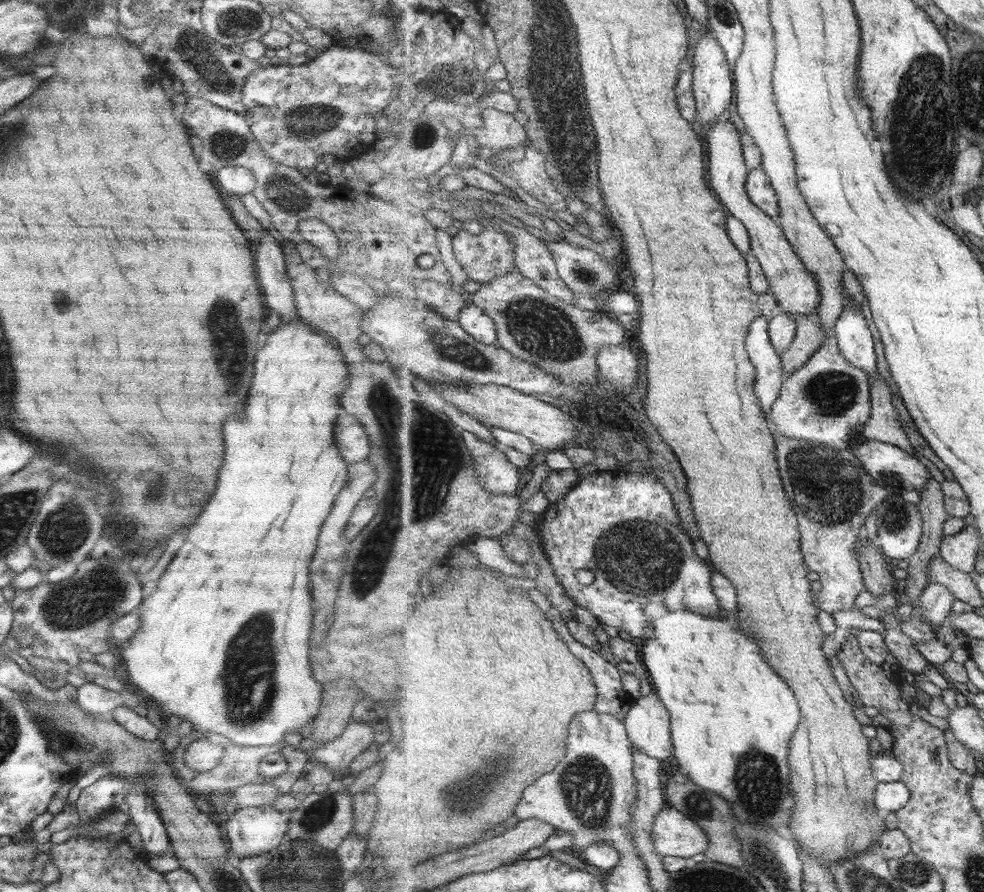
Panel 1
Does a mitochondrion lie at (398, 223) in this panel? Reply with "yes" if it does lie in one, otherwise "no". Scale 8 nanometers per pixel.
no

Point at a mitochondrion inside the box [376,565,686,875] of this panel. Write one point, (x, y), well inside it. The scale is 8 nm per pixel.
(585, 784)

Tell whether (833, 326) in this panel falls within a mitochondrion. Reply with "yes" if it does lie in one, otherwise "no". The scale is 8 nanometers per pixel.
no

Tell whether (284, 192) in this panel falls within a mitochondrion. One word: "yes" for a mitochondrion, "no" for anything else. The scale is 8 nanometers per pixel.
yes

